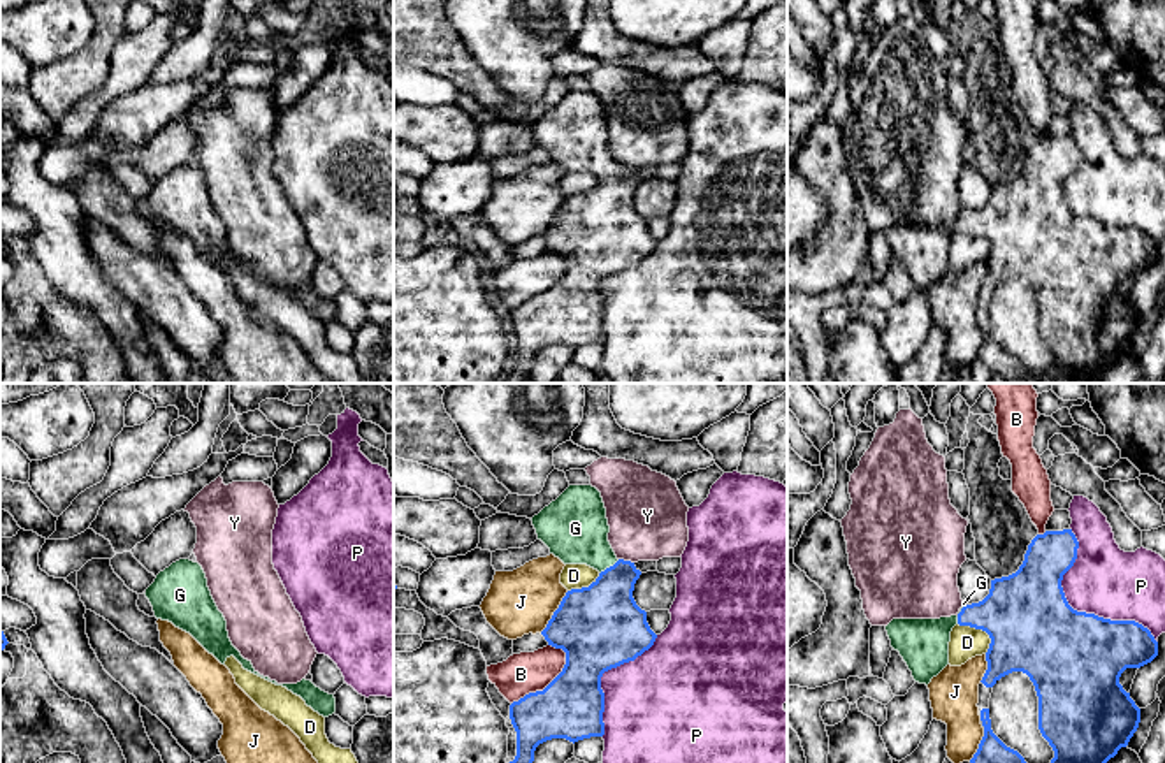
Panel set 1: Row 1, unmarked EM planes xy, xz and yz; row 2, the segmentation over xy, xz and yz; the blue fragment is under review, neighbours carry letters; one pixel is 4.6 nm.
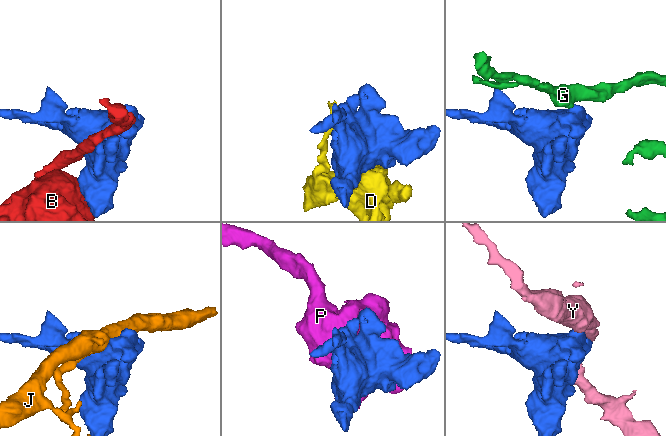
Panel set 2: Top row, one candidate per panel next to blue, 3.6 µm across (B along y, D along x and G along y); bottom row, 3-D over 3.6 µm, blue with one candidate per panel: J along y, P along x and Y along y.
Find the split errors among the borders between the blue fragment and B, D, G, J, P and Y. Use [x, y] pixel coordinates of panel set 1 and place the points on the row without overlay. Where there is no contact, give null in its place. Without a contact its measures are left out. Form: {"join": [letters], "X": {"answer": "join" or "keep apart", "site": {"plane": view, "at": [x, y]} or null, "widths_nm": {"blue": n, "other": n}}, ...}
{"join": ["G"], "B": {"answer": "keep apart", "site": {"plane": "xz", "at": [549, 290]}, "widths_nm": {"blue": 300, "other": 190}}, "D": {"answer": "keep apart", "site": {"plane": "yz", "at": [981, 234]}, "widths_nm": {"blue": 400, "other": 150}}, "G": {"answer": "join", "site": {"plane": "xz", "at": [610, 173]}, "widths_nm": {"blue": 340, "other": 300}}, "J": {"answer": "keep apart", "site": {"plane": "xz", "at": [554, 218]}, "widths_nm": {"blue": 380, "other": 300}}, "P": {"answer": "keep apart", "site": {"plane": "yz", "at": [1076, 217]}, "widths_nm": {"blue": 440, "other": 320}}, "Y": {"answer": "keep apart", "site": {"plane": "xz", "at": [626, 167]}, "widths_nm": {"blue": 280, "other": 360}}}

